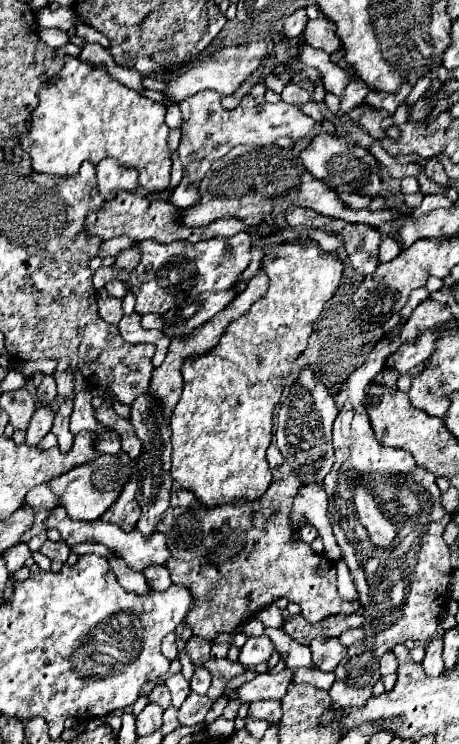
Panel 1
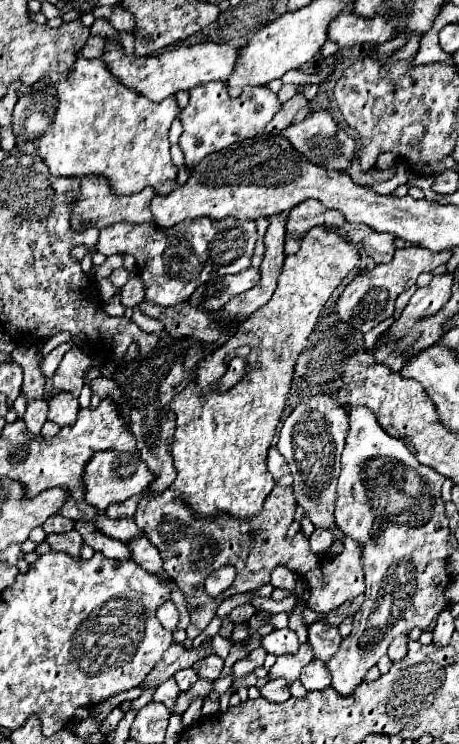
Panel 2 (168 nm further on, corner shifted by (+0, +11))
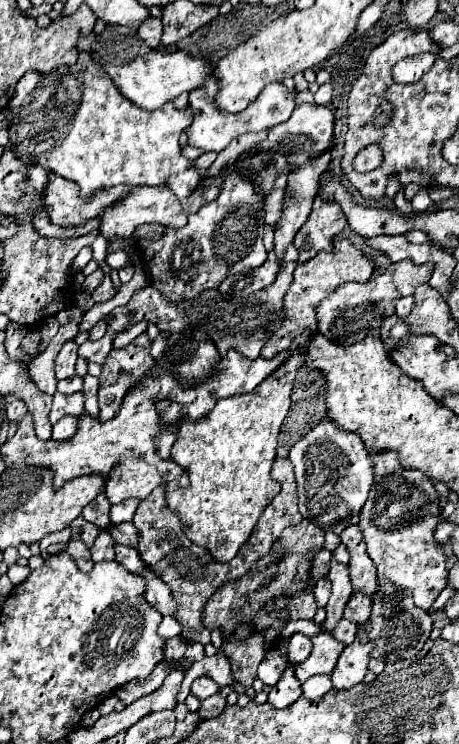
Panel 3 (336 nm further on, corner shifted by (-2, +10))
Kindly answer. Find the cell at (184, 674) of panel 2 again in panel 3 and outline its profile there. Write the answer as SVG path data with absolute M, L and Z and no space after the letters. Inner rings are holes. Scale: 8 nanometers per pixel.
M204 676L204 678L198 678L198 680L192 684L192 694L198 696L200 700L214 696L218 690L220 690L220 686L218 686L212 678L206 678L206 676Z

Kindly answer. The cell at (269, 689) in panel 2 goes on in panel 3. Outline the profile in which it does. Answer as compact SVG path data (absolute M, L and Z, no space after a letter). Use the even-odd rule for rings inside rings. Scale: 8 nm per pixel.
M290 664L284 672L284 676L280 678L280 682L270 690L268 694L268 702L272 706L278 706L278 708L288 708L294 700L298 700L302 696L302 684L300 680L296 678L294 674L294 666Z

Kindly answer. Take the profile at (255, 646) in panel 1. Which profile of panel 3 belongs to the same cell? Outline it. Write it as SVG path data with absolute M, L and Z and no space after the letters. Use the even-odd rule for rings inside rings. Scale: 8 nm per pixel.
M292 634L288 650L290 650L290 662L292 664L300 664L310 656L312 640L306 634Z

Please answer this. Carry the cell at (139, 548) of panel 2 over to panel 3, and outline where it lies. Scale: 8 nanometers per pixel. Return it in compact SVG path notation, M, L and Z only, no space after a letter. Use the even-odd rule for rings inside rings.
M132 522L114 524L112 530L110 530L110 534L122 546L136 546L138 544L138 532L134 530L134 524Z

